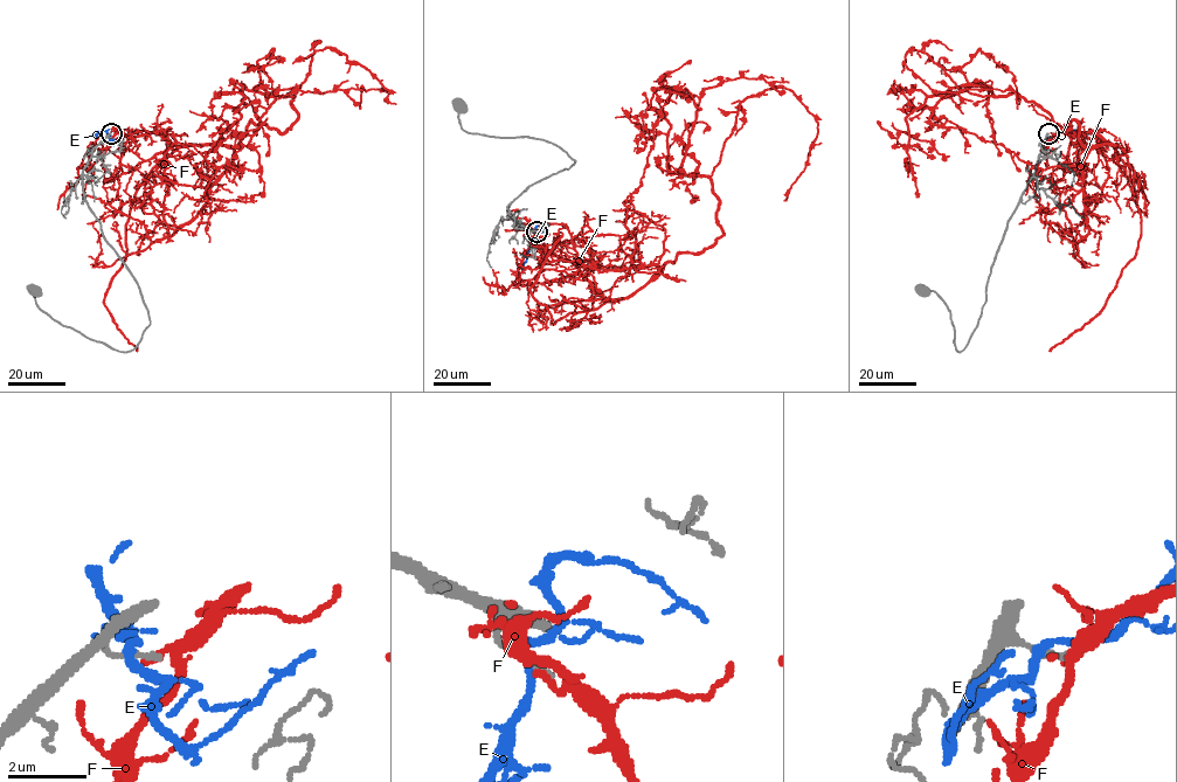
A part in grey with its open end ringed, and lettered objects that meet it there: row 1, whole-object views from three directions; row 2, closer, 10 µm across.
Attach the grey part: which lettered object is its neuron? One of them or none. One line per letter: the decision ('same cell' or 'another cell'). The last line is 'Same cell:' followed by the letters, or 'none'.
E: another cell
F: another cell
Same cell: none

